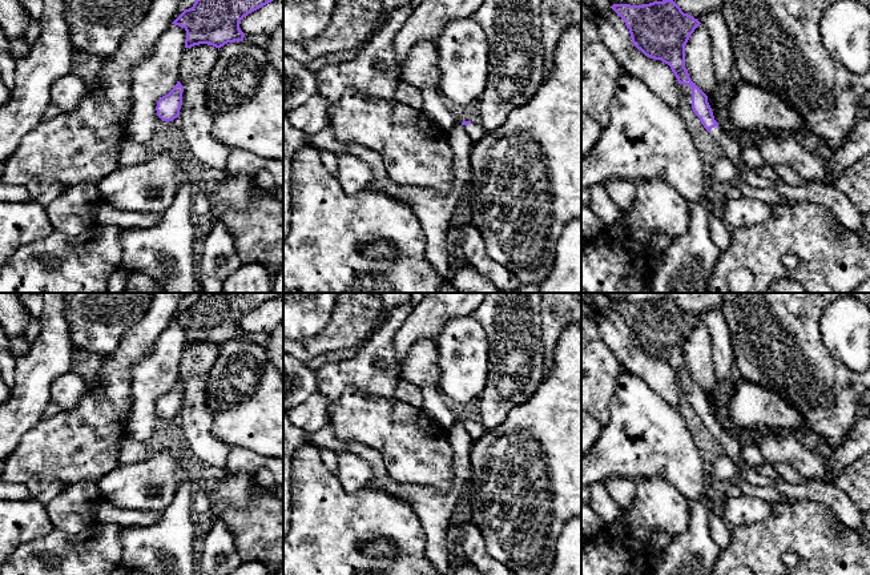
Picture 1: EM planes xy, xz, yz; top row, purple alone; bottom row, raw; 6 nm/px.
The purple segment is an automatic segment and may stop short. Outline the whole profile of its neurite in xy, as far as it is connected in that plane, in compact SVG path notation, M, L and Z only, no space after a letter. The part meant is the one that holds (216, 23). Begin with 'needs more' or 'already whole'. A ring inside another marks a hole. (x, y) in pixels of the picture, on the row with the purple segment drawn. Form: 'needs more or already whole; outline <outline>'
already whole; outline M196 0L172 24L186 31L185 48L242 41L241 20L273 0Z

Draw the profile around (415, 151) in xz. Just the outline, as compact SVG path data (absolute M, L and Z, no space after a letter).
M351 89L331 105L329 126L341 142L376 152L396 185L450 193L454 153L448 132L423 110Z

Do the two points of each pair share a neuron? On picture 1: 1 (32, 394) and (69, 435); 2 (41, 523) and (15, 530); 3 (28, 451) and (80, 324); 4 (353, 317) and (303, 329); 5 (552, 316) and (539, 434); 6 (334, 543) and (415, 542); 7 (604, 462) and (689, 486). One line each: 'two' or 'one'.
1: two
2: one
3: two
4: two
5: two
6: one
7: one

